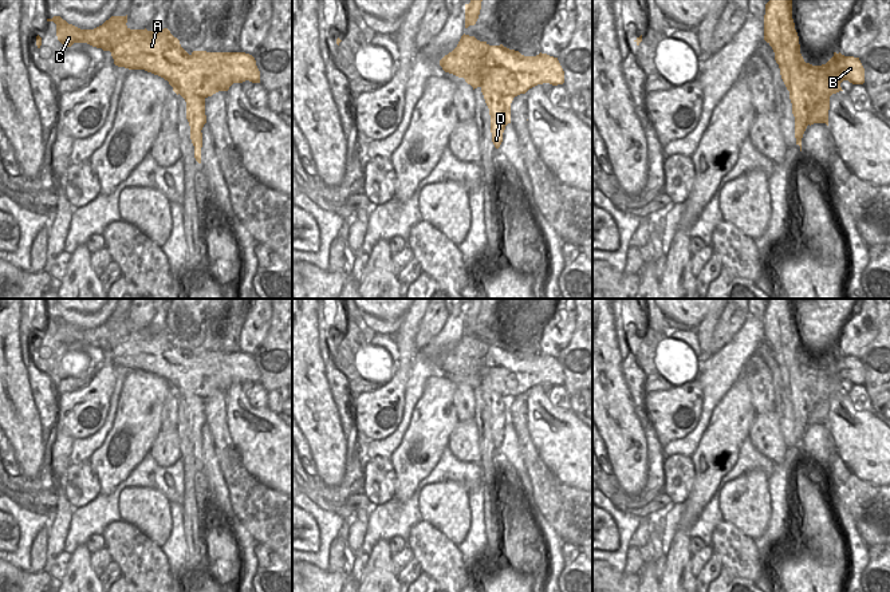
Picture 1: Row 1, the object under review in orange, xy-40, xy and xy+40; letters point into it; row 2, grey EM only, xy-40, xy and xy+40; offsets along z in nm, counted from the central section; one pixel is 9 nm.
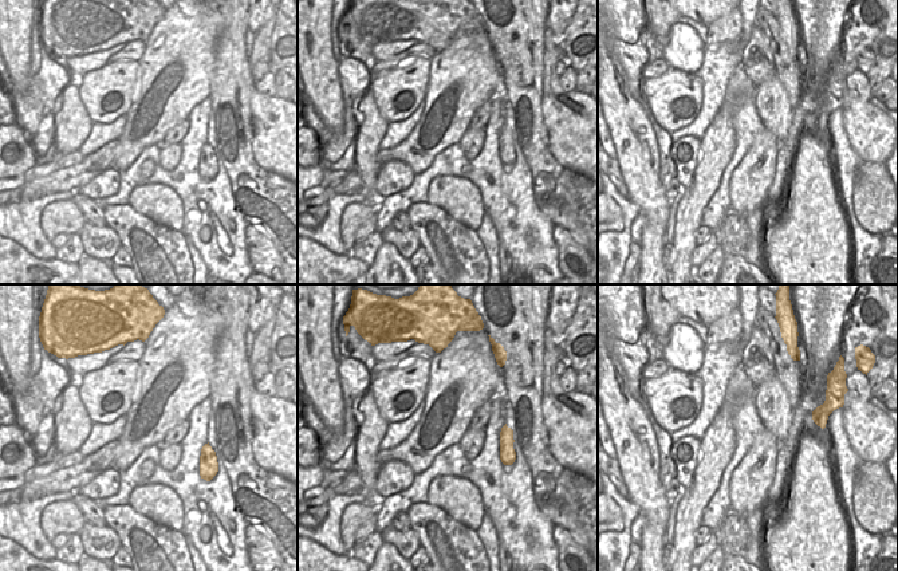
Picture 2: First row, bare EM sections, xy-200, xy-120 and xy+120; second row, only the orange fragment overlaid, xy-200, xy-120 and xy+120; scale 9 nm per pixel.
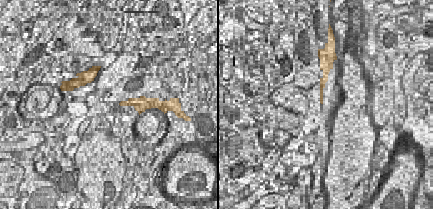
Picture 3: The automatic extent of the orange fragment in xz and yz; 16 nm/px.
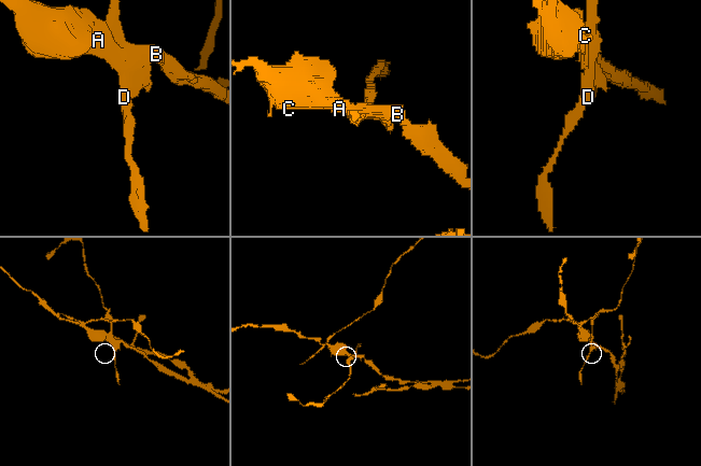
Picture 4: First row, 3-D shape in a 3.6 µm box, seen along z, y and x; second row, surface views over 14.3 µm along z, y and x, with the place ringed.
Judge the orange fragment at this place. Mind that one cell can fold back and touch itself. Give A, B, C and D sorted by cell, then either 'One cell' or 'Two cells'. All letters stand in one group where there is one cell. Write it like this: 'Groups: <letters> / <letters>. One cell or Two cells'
Groups: A B C / D. Two cells

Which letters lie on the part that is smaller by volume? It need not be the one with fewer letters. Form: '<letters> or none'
D

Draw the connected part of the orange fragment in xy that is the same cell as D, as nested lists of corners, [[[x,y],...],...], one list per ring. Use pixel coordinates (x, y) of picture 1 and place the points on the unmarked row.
[[[491,375],[484,376],[484,382],[480,387],[489,409],[492,442],[495,447],[499,449],[503,442],[505,426],[511,423],[511,404],[507,398],[492,387]]]

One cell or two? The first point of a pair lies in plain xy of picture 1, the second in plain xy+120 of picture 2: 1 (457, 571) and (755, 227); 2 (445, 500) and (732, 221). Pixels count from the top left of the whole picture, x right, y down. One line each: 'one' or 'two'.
1: two
2: two

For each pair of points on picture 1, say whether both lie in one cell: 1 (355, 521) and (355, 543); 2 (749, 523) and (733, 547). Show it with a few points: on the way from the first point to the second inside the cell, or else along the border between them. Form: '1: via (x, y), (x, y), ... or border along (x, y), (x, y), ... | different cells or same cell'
1: via (355, 527), (355, 537) | same cell
2: border along (724, 520), (753, 540) | different cells

